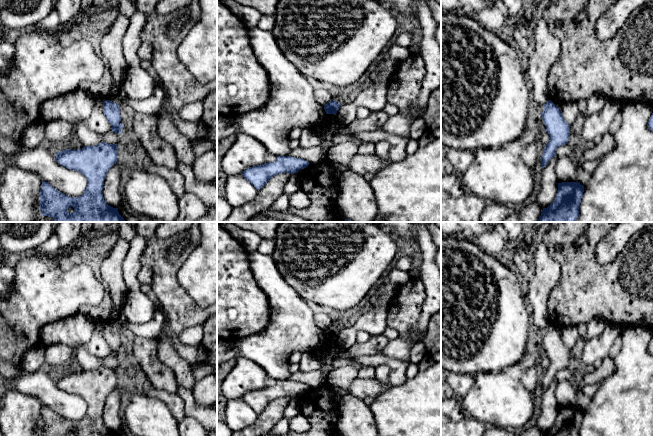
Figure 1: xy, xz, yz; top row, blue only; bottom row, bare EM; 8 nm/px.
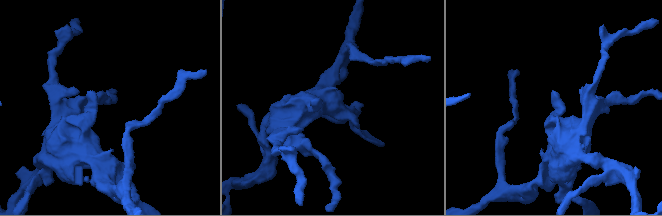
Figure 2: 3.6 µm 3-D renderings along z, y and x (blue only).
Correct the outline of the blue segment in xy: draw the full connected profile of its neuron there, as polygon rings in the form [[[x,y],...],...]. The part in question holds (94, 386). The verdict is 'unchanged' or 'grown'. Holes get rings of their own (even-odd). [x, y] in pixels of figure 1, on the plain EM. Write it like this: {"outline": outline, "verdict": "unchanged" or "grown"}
{"outline": [[[101,366],[95,370],[84,370],[82,373],[66,373],[56,377],[56,385],[67,393],[83,398],[87,403],[87,410],[79,421],[69,421],[42,405],[40,414],[40,434],[42,436],[68,436],[70,431],[74,436],[118,436],[118,432],[109,430],[103,421],[102,414],[106,398],[117,386],[118,370]]], "verdict": "unchanged"}

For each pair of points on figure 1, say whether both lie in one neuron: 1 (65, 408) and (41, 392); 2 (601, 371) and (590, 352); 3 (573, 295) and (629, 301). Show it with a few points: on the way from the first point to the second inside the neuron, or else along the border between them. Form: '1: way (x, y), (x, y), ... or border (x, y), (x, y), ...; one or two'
1: way (59, 402), (47, 392); one
2: border (607, 355), (602, 360); two
3: way (587, 295), (615, 295); one

